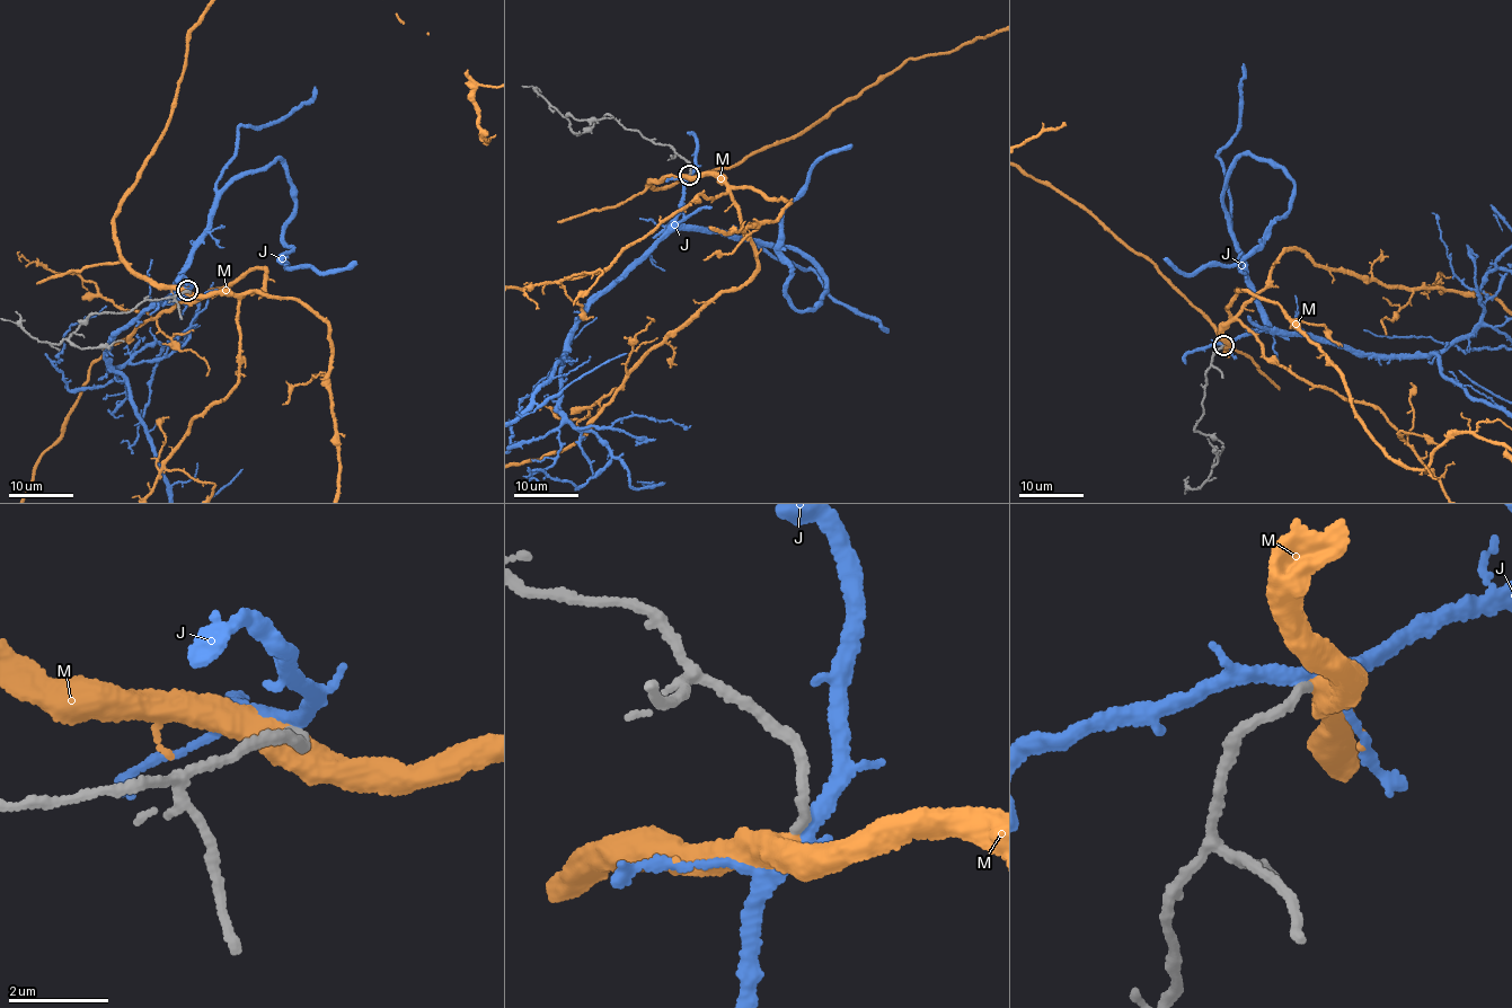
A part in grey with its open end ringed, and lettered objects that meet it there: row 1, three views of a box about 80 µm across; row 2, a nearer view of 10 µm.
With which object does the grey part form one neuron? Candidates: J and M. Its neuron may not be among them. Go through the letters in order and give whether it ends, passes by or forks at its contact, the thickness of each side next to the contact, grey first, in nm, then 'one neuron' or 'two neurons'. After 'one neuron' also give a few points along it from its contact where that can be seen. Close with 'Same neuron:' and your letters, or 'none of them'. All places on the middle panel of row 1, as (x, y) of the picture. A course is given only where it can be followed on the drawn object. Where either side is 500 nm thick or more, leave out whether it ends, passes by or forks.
J: it passes by | 190/320 nm | two neurons
M: 190/500 nm | one neuron
Same neuron: M

